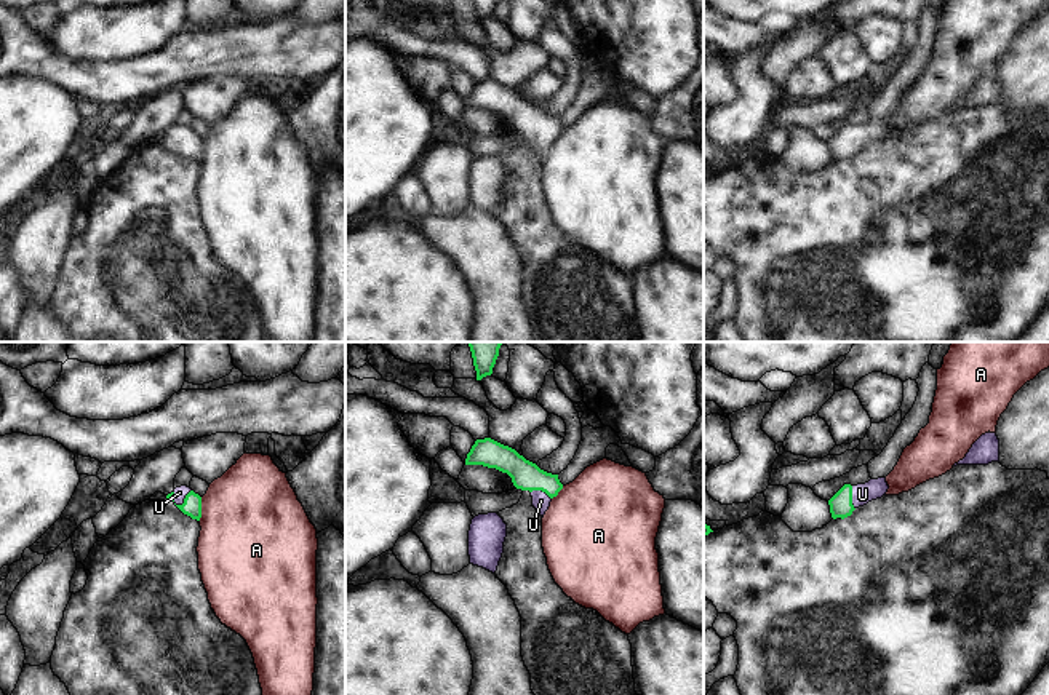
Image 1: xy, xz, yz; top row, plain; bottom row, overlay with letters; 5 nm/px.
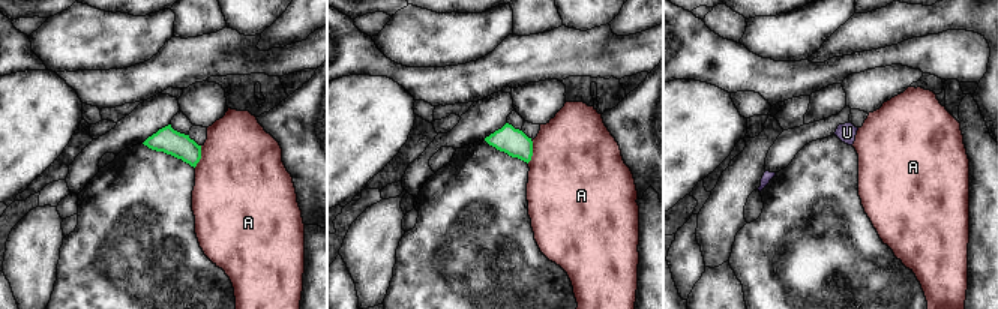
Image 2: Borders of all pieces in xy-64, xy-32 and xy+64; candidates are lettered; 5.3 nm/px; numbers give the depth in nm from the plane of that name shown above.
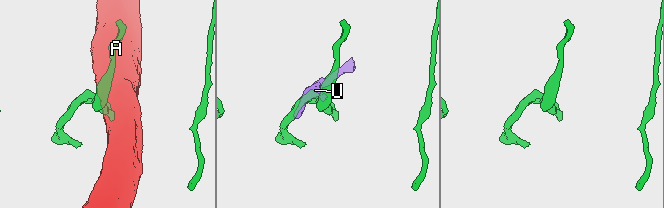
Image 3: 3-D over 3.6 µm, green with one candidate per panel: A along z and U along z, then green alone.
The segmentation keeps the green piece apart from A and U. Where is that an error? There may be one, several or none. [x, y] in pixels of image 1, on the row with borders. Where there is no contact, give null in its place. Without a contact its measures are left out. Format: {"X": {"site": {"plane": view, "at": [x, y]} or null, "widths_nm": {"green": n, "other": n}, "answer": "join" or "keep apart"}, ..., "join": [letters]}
{"A": {"site": {"plane": "xy", "at": [200, 510]}, "widths_nm": {"green": 100, "other": 480}, "answer": "keep apart"}, "U": {"site": {"plane": "xy", "at": [184, 500]}, "widths_nm": {"green": 100, "other": 60}, "answer": "join"}, "join": ["U"]}

